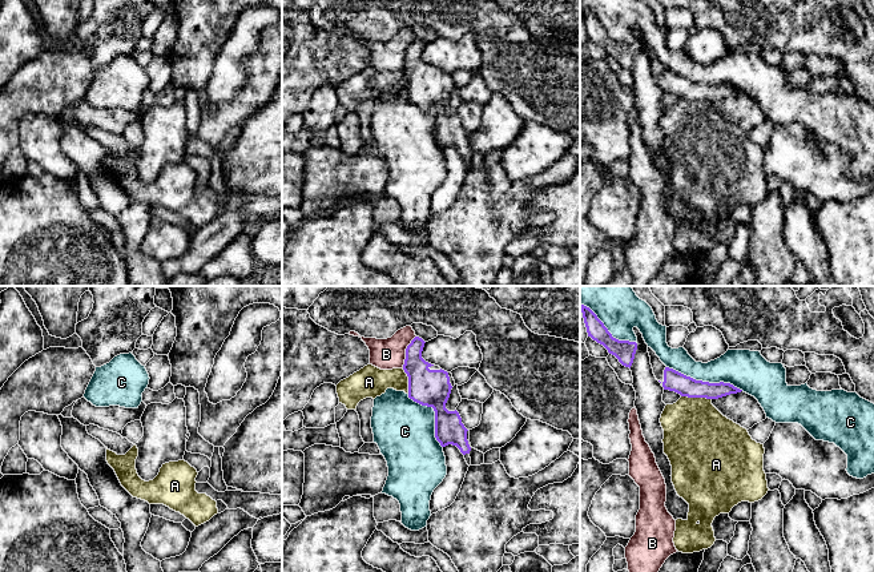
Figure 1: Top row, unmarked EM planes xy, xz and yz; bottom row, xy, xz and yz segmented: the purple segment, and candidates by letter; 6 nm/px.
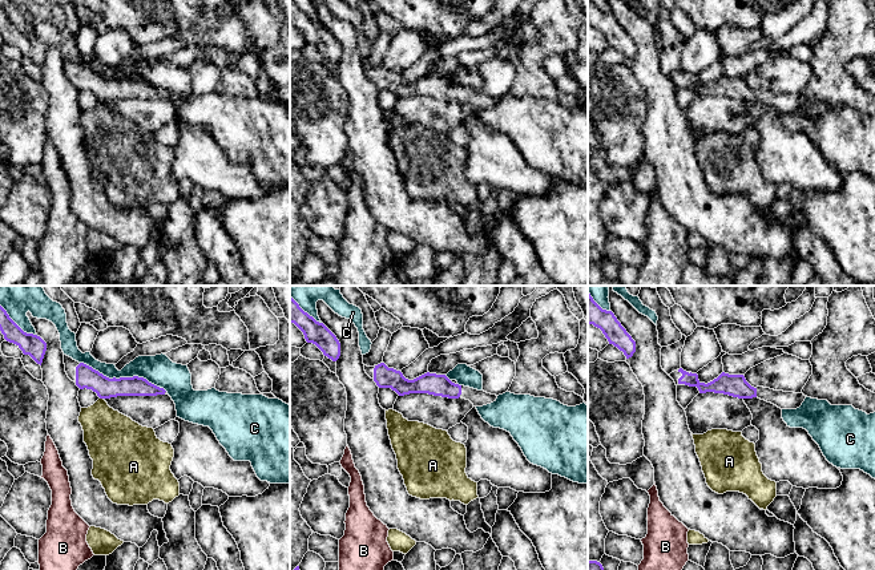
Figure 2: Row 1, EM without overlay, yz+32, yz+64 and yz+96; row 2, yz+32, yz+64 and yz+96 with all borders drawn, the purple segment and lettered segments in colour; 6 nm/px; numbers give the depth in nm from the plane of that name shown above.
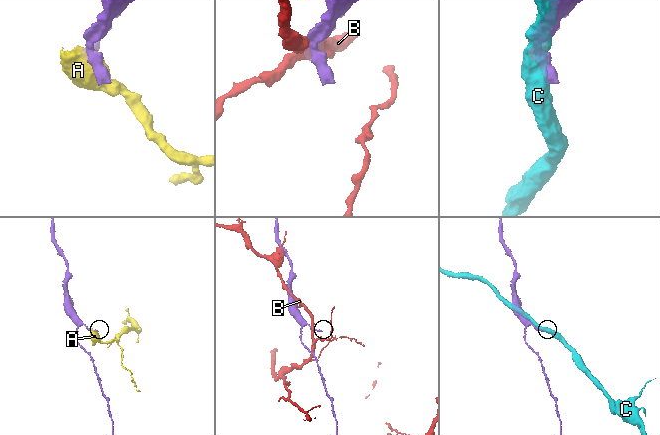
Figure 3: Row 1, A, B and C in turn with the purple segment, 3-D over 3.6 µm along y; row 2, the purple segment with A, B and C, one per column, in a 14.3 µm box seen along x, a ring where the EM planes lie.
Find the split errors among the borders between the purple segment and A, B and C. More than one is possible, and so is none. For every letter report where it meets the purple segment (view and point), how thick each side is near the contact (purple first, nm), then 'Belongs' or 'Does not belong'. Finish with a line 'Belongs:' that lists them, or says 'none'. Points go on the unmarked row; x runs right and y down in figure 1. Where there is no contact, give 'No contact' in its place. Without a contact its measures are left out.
A: Touches purple at yz (696, 99). Thickness 130 nm (purple) against 420 nm. Does not belong
B: Touches purple at xz (406, 53). Thickness 220 nm (purple) against 190 nm. Does not belong
C: Touches purple at yz (705, 84). Thickness 130 nm (purple) against 240 nm. Does not belong
Belongs: none

